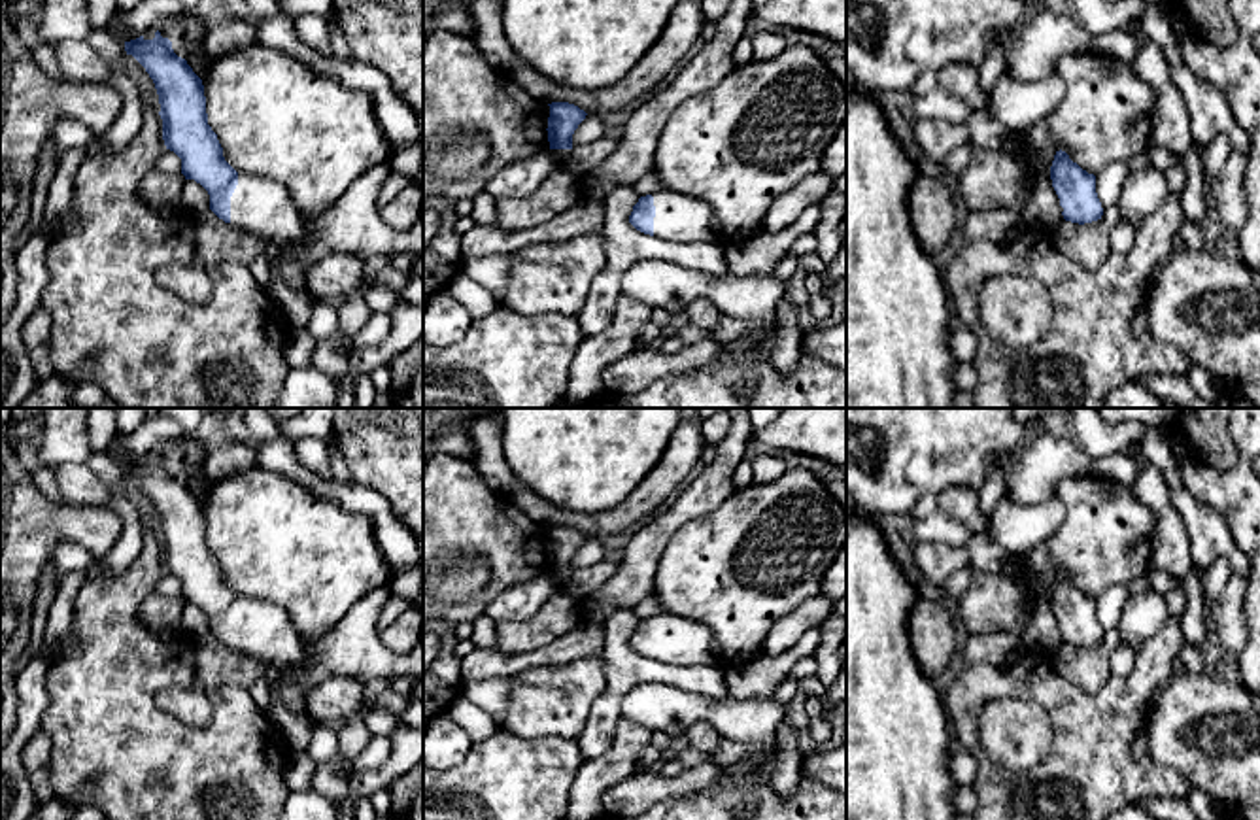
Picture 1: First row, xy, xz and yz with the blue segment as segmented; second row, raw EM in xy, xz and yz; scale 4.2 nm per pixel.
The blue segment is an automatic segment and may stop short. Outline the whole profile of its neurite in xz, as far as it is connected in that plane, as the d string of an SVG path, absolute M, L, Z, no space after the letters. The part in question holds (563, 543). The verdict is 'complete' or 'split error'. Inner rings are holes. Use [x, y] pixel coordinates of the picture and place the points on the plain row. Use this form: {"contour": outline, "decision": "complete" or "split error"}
{"contour": "M552 525L548 540L550 572L572 572L572 557L586 542L586 535L569 525Z", "decision": "complete"}

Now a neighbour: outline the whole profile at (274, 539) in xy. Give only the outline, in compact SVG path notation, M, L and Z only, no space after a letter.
M253 467L212 484L202 508L225 584L236 595L281 606L304 641L331 633L366 593L395 576L366 514L348 512L276 470Z

